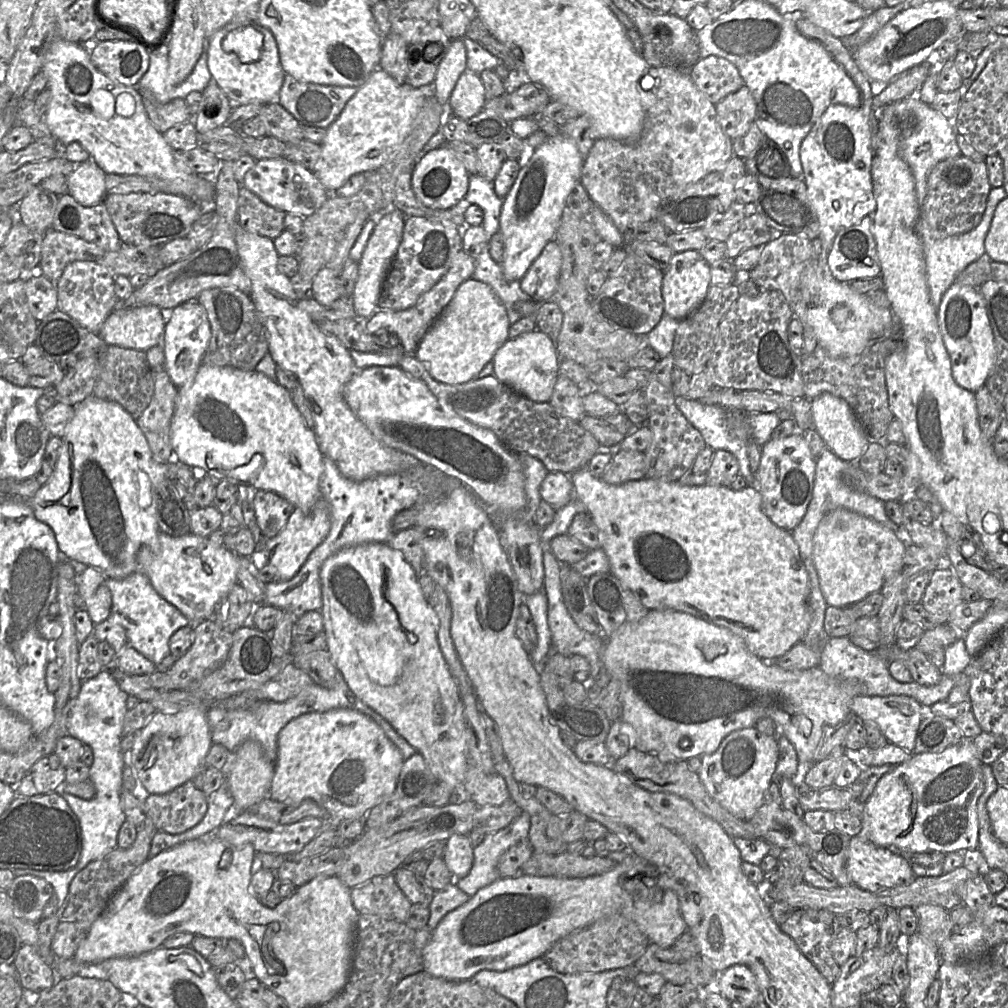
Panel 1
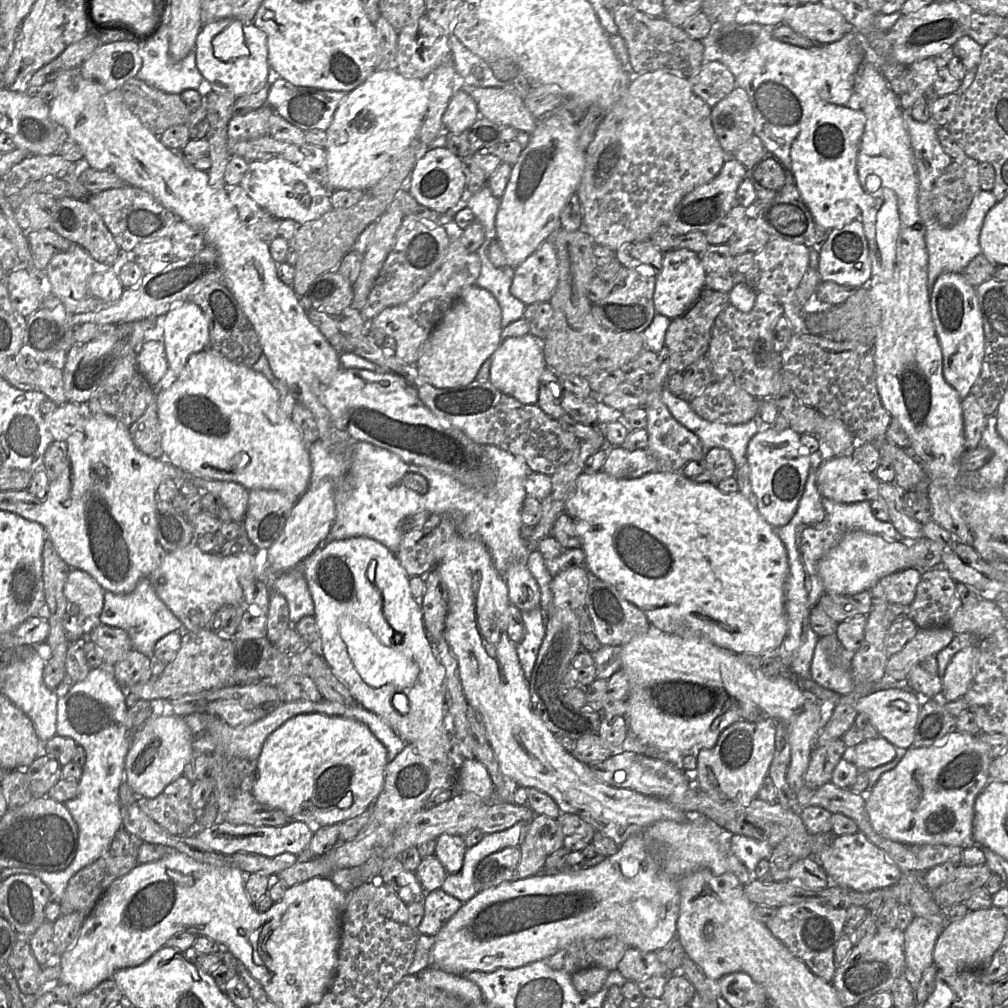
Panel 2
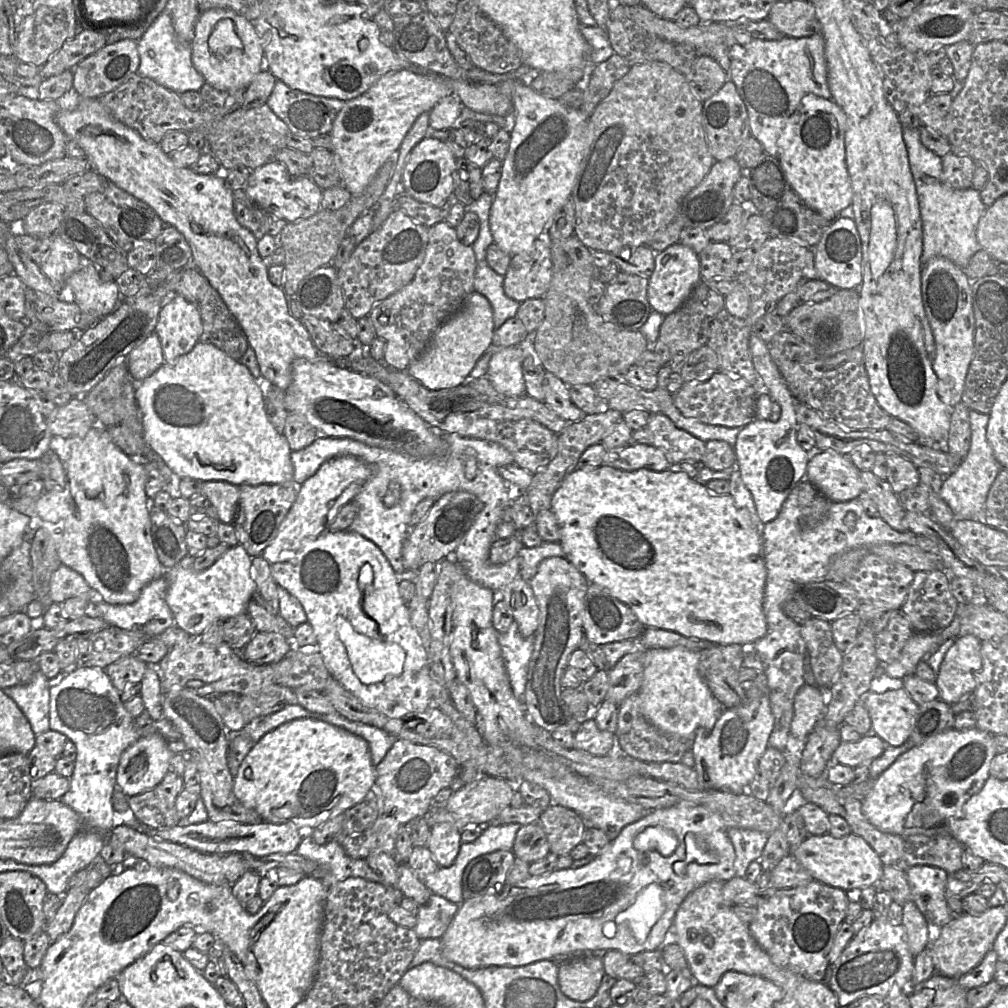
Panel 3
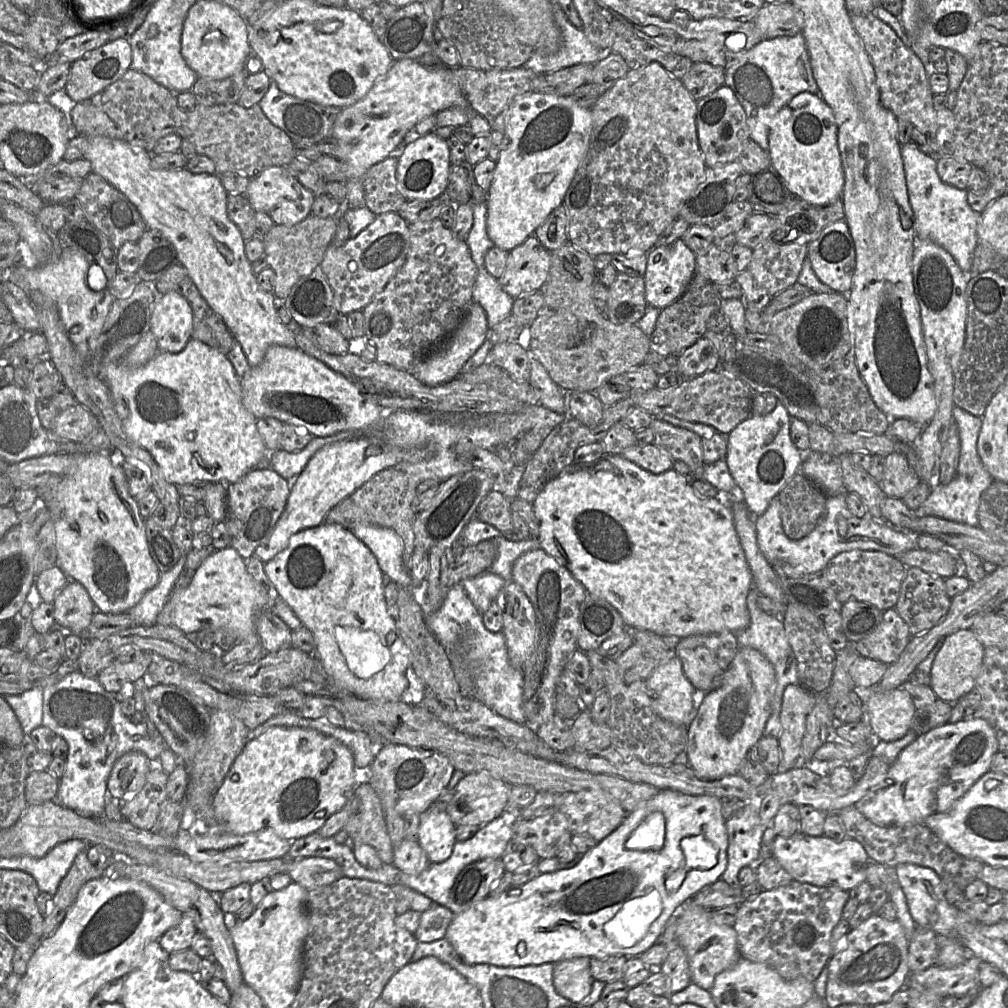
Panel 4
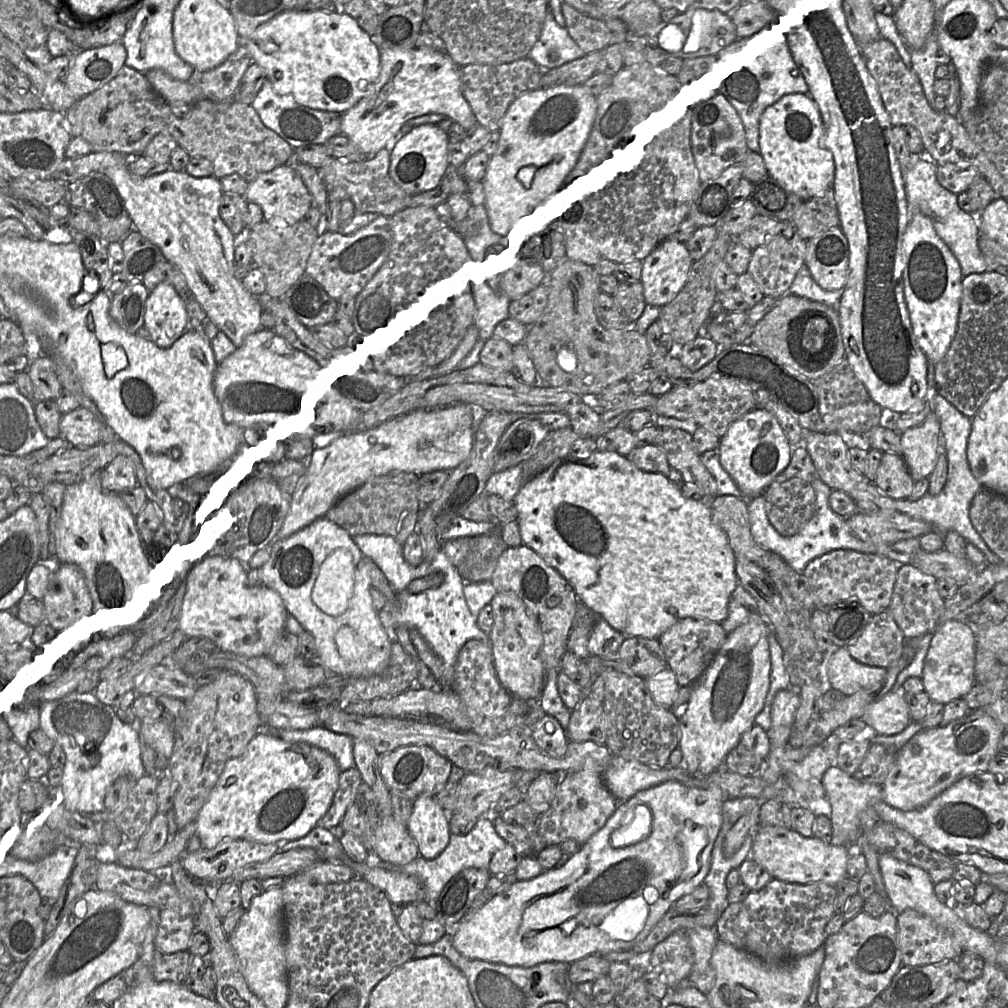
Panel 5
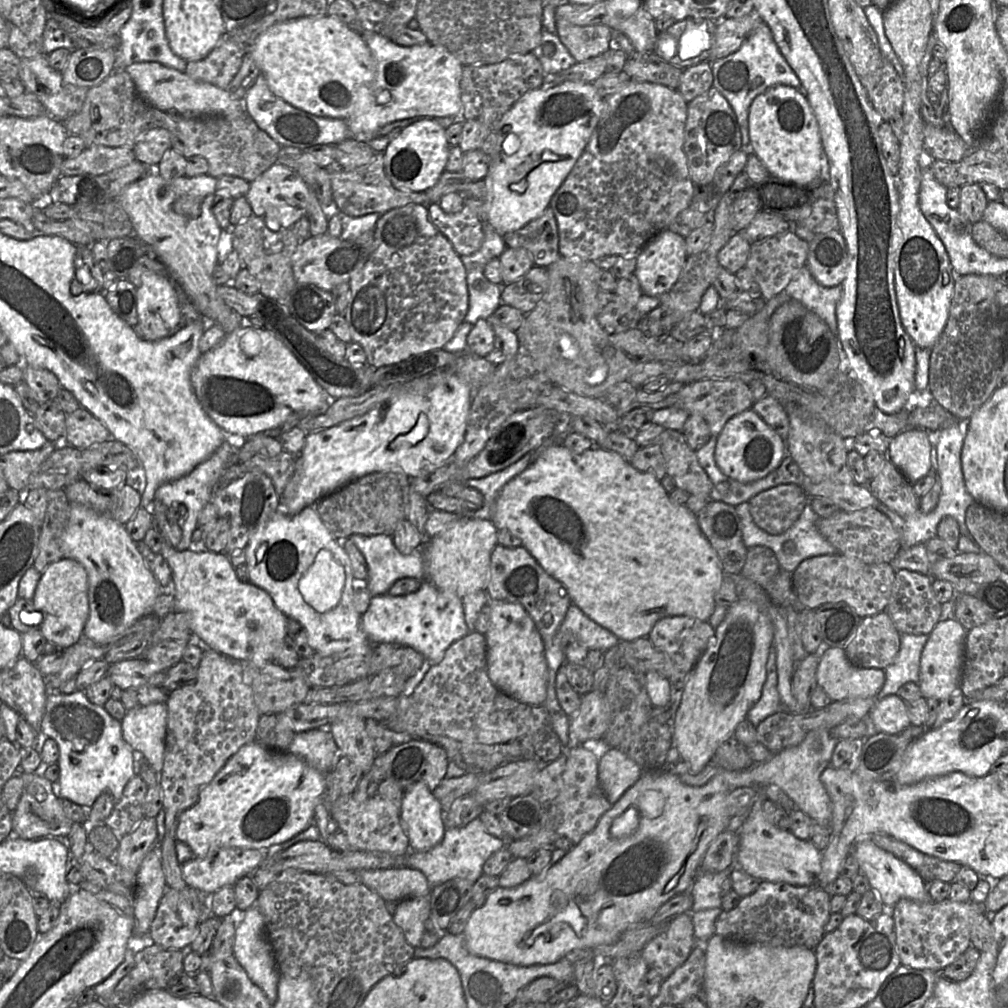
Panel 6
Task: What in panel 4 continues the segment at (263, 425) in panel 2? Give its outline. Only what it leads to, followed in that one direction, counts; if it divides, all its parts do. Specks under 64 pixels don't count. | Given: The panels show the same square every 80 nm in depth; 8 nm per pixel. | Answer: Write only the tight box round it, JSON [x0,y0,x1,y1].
[97,339,271,486]

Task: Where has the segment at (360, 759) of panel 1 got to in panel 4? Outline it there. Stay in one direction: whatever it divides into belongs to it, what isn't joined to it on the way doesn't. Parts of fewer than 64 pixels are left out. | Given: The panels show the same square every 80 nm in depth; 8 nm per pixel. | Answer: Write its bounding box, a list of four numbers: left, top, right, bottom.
[213,728,360,841]

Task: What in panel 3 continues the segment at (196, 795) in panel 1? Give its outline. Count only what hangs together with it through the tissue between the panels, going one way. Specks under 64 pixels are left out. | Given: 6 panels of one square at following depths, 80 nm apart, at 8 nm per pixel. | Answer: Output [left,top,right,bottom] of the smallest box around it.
[128,771,183,828]

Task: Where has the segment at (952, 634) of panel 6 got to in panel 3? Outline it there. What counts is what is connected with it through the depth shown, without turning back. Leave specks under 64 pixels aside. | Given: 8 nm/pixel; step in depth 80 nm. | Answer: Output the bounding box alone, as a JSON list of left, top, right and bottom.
[935,634,982,705]

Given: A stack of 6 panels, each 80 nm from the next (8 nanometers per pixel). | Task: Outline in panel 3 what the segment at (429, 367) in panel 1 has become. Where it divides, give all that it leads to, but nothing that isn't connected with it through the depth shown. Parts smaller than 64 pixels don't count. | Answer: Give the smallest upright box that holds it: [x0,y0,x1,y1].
[407,291,494,390]

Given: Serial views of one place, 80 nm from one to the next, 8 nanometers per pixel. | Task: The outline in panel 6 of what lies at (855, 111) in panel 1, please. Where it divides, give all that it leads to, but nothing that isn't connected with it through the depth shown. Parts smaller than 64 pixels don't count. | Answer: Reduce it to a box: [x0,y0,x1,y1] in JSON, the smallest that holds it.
[748,85,828,187]

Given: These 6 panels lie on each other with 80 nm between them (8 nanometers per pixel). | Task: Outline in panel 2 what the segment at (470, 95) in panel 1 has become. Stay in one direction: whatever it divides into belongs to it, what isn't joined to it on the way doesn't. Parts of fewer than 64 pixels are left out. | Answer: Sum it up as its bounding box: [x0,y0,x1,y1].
[442,90,479,133]

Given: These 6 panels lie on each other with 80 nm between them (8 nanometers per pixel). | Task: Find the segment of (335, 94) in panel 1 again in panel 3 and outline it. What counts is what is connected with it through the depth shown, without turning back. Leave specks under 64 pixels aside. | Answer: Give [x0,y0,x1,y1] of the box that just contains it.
[266,80,345,138]

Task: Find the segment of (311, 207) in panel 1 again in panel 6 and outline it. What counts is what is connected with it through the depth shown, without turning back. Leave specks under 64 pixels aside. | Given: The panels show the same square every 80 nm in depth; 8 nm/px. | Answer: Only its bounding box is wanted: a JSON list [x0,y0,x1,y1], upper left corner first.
[244,163,308,232]

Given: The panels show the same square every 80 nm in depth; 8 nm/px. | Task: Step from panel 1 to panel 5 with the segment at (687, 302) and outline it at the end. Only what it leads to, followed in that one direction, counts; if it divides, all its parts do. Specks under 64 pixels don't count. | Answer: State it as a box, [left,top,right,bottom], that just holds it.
[640,238,693,307]

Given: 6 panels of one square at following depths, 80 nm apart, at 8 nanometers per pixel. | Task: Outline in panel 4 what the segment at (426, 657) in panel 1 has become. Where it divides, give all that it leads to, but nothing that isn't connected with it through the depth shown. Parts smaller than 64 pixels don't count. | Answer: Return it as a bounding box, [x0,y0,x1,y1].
[265,521,411,702]

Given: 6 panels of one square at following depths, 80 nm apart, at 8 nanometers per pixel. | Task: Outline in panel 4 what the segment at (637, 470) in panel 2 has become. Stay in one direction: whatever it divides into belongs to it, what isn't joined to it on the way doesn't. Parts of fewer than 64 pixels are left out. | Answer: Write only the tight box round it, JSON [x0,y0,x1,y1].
[620,444,674,474]

